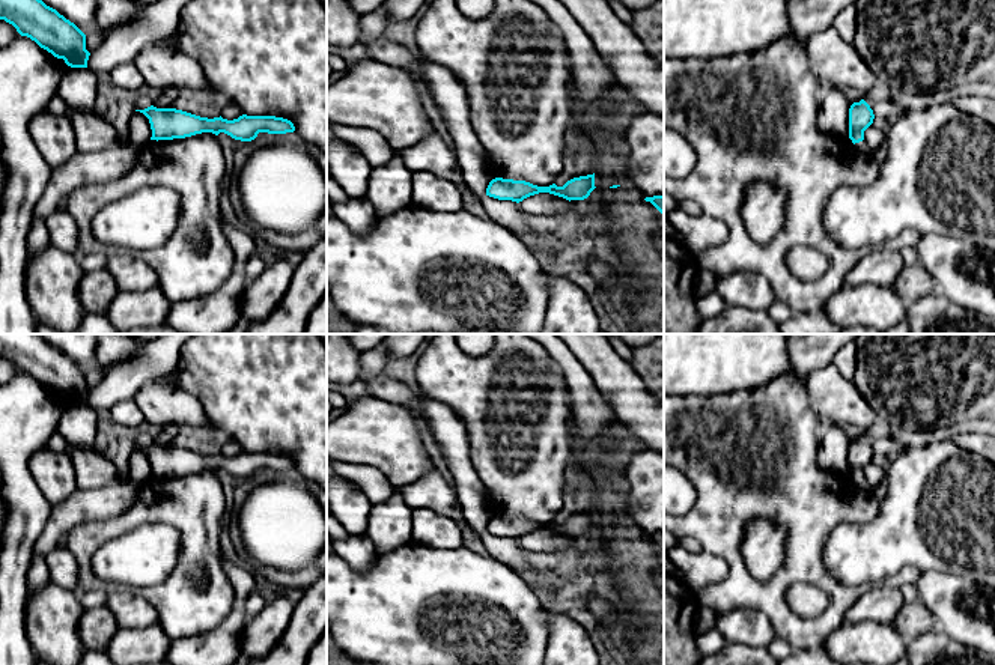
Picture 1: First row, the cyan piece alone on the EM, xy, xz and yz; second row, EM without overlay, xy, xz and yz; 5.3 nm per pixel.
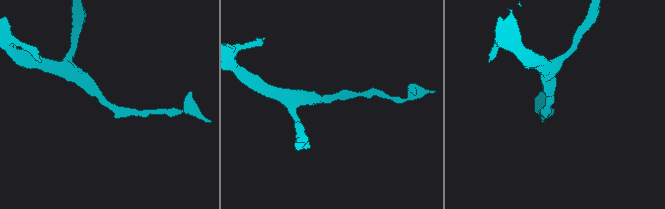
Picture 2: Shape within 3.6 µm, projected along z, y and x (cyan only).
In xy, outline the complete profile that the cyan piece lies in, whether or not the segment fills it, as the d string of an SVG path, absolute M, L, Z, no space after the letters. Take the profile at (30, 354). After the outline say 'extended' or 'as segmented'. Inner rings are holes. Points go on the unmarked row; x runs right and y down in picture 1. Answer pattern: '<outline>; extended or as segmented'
M0 334L0 357L71 405L87 405L86 372L38 334Z; as segmented

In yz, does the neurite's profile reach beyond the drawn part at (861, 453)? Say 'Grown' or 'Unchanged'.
Grown

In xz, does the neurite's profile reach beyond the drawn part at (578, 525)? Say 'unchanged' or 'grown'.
unchanged

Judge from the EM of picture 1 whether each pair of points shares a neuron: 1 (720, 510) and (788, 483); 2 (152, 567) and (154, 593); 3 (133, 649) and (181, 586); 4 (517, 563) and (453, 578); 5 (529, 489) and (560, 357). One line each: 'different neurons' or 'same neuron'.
1: same neuron
2: different neurons
3: different neurons
4: different neurons
5: different neurons

